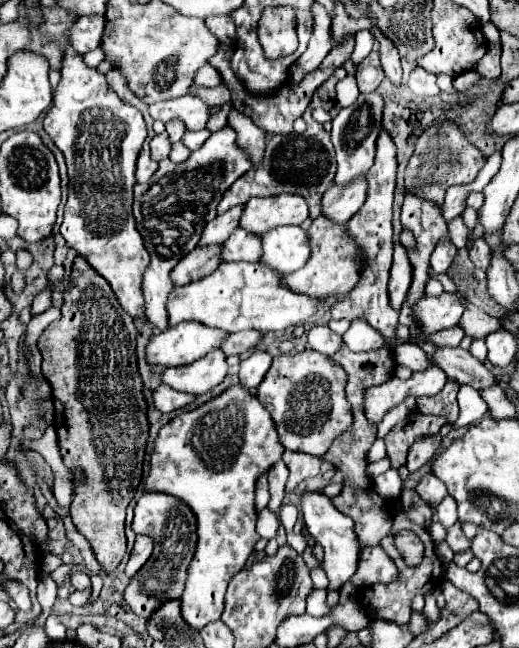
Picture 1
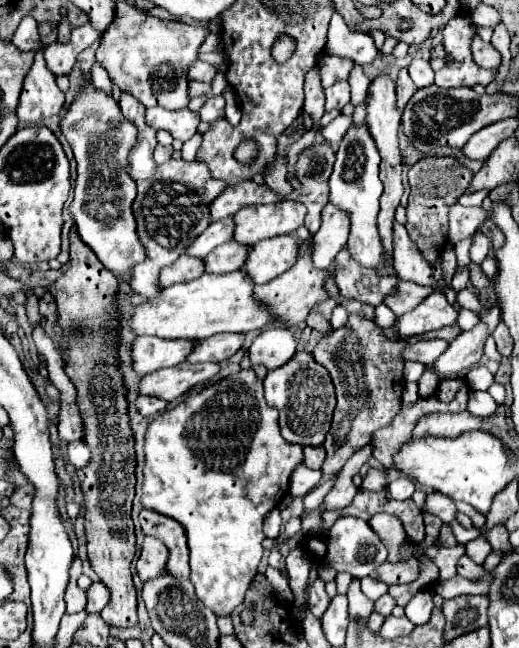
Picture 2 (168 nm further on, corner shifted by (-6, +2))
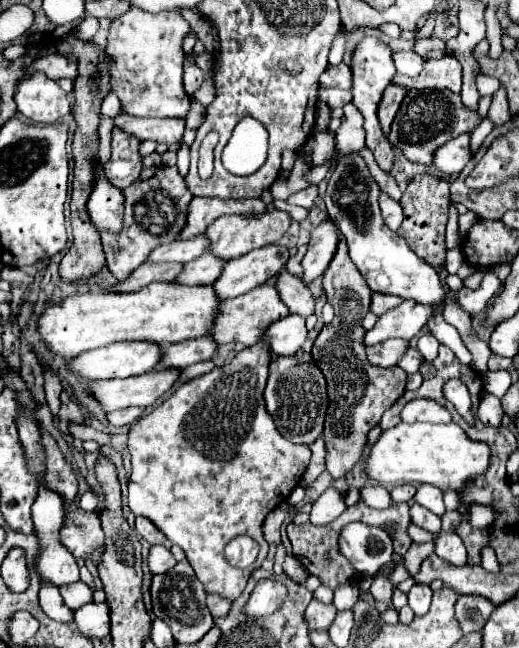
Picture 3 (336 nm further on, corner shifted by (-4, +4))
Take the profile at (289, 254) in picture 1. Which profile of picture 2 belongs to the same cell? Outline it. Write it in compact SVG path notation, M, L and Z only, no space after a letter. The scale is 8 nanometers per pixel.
M274 236L250 248L244 262L244 272L254 280L254 284L264 284L284 274L296 264L298 244L292 236Z

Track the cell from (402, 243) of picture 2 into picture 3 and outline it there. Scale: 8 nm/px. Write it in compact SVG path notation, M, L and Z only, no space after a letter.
M380 194L380 210L382 210L382 218L384 218L384 224L390 228L390 230L398 230L404 216L402 216L402 208L398 202L394 202L388 194Z

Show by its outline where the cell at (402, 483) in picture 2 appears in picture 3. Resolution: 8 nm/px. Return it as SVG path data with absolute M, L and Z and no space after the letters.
M400 484L390 492L394 502L412 502L414 494L416 494L416 488L412 484Z

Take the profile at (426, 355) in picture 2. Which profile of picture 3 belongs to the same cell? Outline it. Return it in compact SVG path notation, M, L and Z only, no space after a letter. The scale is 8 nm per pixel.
M392 338L392 340L380 342L380 344L368 346L366 348L366 354L368 354L368 358L370 358L372 364L382 366L382 368L388 368L388 366L396 366L400 362L400 358L406 354L408 346L410 344L406 340Z

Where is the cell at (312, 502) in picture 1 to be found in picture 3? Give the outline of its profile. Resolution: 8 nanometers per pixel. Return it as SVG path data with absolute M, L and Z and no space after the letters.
M350 522L340 532L340 554L352 564L360 576L374 576L392 560L392 540L378 528L364 522Z

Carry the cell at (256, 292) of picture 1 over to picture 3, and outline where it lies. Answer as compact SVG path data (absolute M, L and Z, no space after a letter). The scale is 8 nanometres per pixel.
M152 282L150 286L128 292L86 292L64 298L64 302L46 308L38 320L42 340L52 352L64 358L76 358L86 350L108 346L122 340L150 340L156 344L176 344L188 338L210 336L220 298L214 286L186 286L180 282Z

